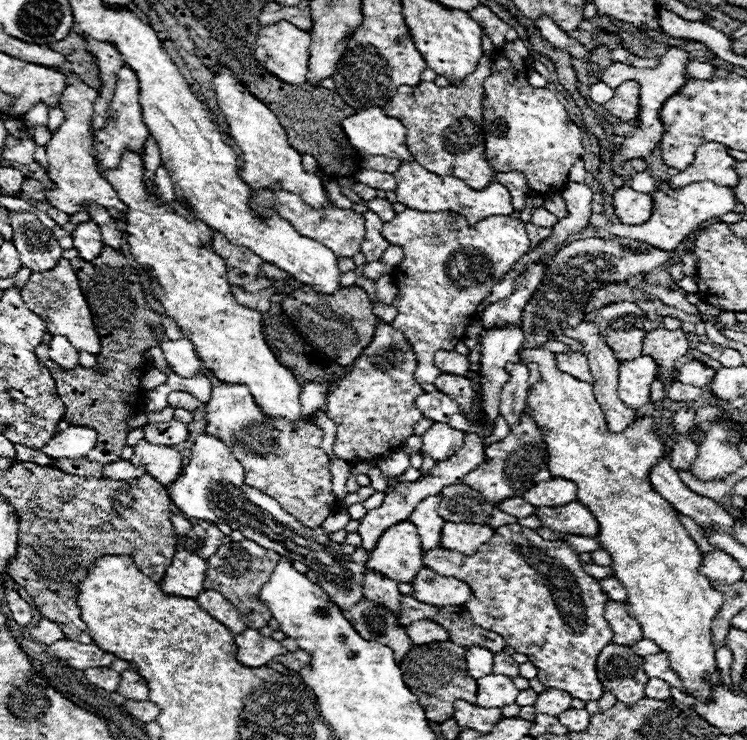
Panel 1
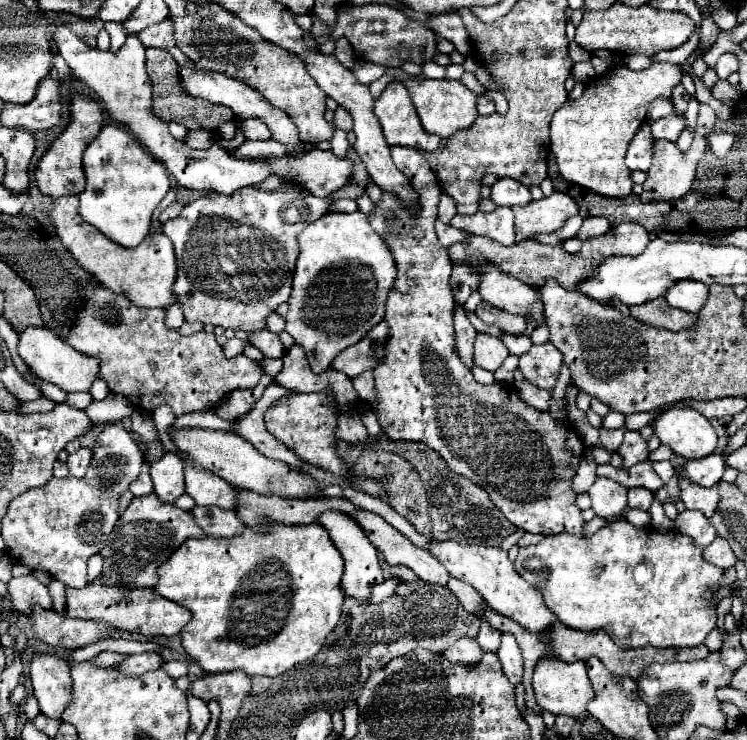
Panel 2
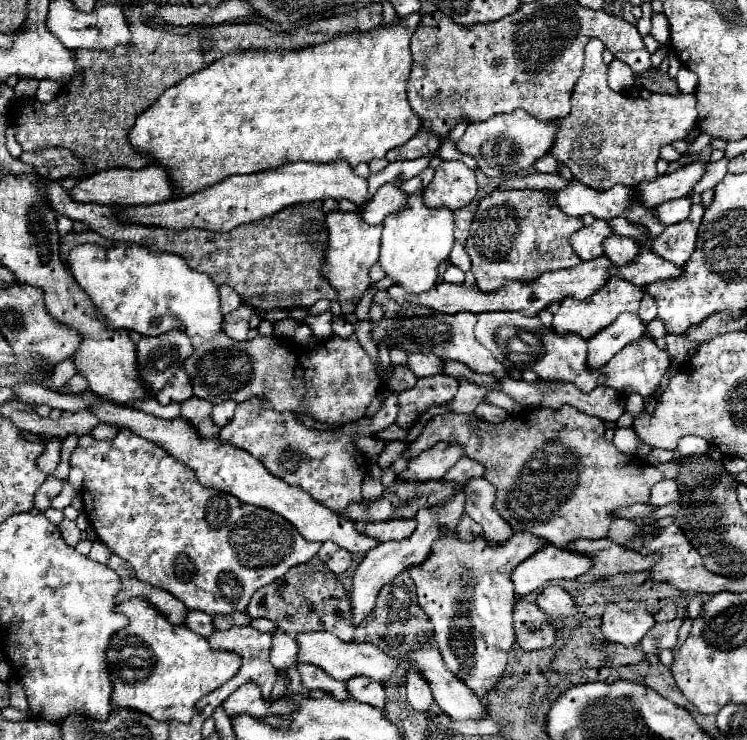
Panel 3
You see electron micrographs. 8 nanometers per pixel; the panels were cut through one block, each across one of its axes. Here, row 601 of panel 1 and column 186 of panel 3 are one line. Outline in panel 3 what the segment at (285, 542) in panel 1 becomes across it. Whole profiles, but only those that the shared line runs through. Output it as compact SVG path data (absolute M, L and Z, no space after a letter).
M170 330L154 338L142 336L136 350L140 378L154 394L160 392L174 376L174 370L178 370L182 362L194 354L194 346L188 334L182 334L182 330Z

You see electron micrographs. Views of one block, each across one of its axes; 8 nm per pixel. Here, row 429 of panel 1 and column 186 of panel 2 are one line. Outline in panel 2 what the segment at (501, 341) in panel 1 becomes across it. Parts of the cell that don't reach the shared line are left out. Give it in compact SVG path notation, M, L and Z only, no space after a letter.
M182 456L186 468L186 494L194 498L198 506L220 506L226 510L234 508L236 494L222 478L210 478L208 470L202 470L192 458Z

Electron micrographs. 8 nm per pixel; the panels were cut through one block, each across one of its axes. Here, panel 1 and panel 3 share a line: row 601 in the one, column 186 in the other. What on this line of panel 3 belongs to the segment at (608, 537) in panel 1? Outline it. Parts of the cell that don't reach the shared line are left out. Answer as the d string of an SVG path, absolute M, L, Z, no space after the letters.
M146 598L126 600L118 604L118 610L130 618L130 624L112 638L106 652L112 676L112 702L116 708L132 708L156 720L178 720L186 724L192 718L194 704L204 694L234 678L242 664L238 654L210 650L206 638L162 618Z

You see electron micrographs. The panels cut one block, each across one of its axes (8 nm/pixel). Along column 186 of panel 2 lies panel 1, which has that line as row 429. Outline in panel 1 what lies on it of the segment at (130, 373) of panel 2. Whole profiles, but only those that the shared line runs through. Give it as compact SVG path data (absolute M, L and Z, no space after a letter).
M380 320L372 342L354 360L352 370L340 380L338 388L328 394L326 416L336 424L334 454L338 458L352 464L356 464L356 460L372 460L398 448L412 436L414 424L424 418L414 404L416 398L424 394L414 380L416 364L416 354L404 332Z

